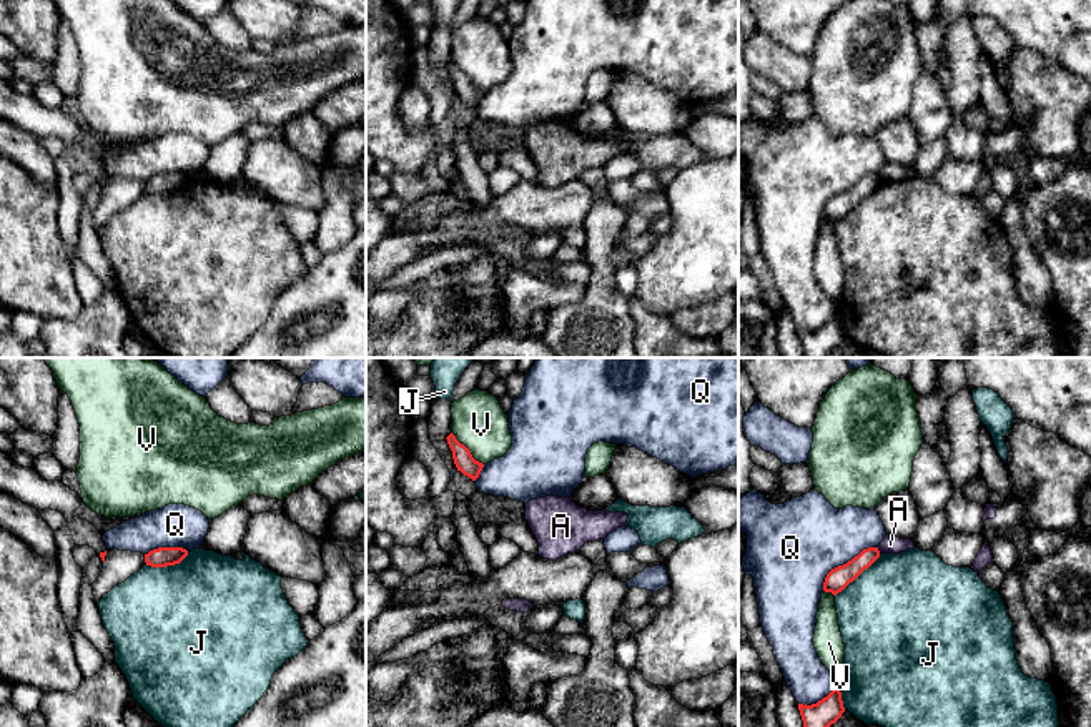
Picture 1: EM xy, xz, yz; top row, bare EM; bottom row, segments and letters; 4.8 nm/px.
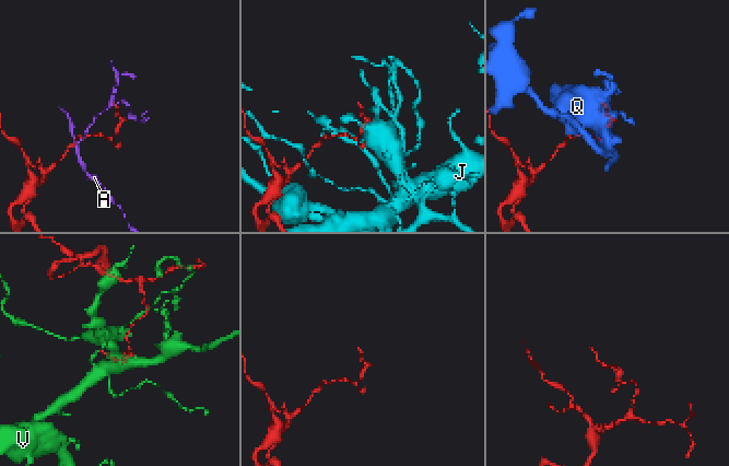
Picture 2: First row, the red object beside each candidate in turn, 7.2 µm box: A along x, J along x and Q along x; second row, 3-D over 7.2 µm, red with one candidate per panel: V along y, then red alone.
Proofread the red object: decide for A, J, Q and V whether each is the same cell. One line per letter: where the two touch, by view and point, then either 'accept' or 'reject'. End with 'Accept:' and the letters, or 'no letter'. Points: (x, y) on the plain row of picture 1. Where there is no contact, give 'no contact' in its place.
A: meets red in yz at (878, 178); reject
J: meets red in yz at (857, 203); reject
Q: meets red in yz at (844, 192); reject
V: meets red in xz at (468, 77); reject
Accept: no letter

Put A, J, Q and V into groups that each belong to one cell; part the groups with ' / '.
A / J / Q / V

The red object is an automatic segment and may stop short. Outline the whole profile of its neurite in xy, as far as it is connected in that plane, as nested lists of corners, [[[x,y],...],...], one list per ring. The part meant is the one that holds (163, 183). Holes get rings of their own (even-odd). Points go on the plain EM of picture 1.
[[[158,175],[145,181],[145,190],[151,195],[166,195],[180,191],[186,183],[188,178],[183,175]]]

